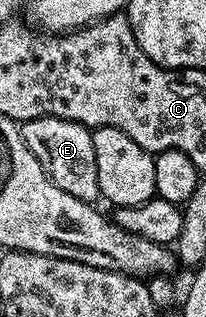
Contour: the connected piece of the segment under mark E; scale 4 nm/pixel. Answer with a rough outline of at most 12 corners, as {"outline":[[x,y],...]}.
{"outline":[[59,117],[20,124],[63,193],[100,196],[90,128]]}

